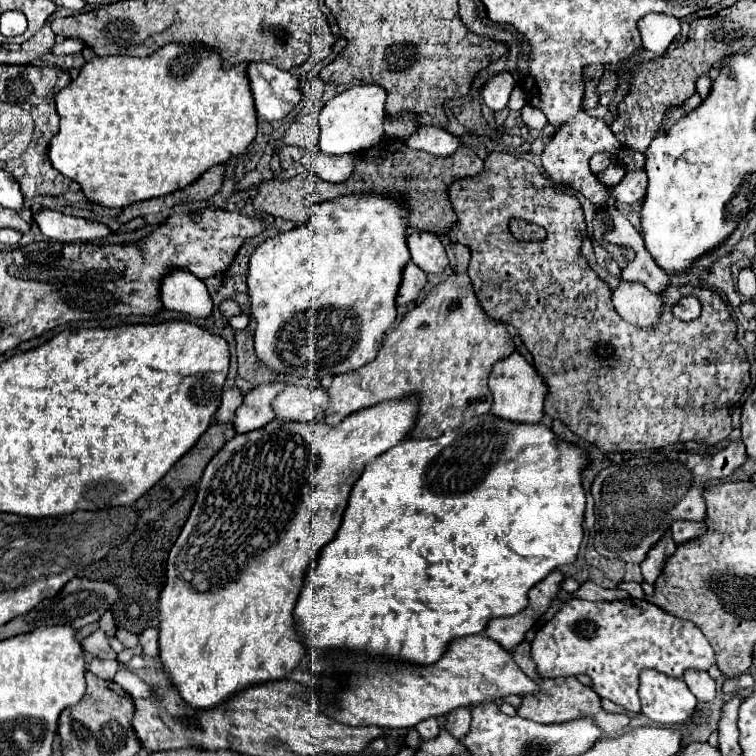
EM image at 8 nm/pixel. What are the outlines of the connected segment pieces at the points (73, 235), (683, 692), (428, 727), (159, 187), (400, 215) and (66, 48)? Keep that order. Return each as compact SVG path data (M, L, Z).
M47 209L35 215L35 219L45 237L61 243L89 243L95 239L103 239L111 233L103 223L87 221L81 217L69 217Z
M659 671L641 673L639 697L641 713L663 727L683 725L697 711L697 699L685 681L667 677Z
M433 717L433 719L427 719L419 725L415 725L415 729L419 731L419 737L423 741L429 741L429 739L435 739L439 735L439 721Z
M169 43L169 45L165 45L165 47L161 47L159 51L155 51L153 55L149 55L149 57L129 57L129 55L111 55L111 57L95 57L95 59L91 59L89 63L85 63L83 65L83 69L81 69L81 73L79 73L79 77L77 79L73 79L65 89L61 89L59 93L57 93L57 97L55 97L55 103L57 103L57 113L59 113L59 119L61 119L61 129L59 129L59 133L49 141L49 151L47 151L47 155L49 155L49 161L51 161L51 165L59 171L59 173L63 173L65 177L69 177L69 179L73 179L75 183L79 183L81 185L81 191L83 191L83 195L91 201L91 203L97 203L97 205L101 205L101 207L111 207L111 209L123 209L123 207L127 207L127 205L131 205L131 203L137 203L137 201L145 201L145 199L153 199L153 197L163 197L163 195L169 195L169 193L173 193L173 191L179 191L179 189L183 189L183 187L187 187L187 185L191 185L193 181L197 181L209 167L213 167L213 165L217 165L217 163L225 163L227 159L231 159L231 157L235 157L235 155L239 155L239 153L243 153L247 147L249 147L249 143L255 139L255 133L257 133L257 117L255 117L255 107L253 107L253 101L251 101L251 95L247 93L247 81L243 81L243 65L247 65L247 63L241 63L241 65L235 65L231 71L223 71L221 69L221 57L219 55L215 55L213 53L213 49L207 49L207 47L203 47L203 45L179 45L179 43Z
M351 195L351 197L337 197L319 205L311 207L311 219L307 225L291 229L287 233L277 235L275 239L267 239L261 243L251 259L249 259L249 309L251 317L255 319L255 353L259 361L271 369L277 375L293 375L293 377L313 377L313 379L323 379L325 375L339 375L347 371L355 371L367 361L375 359L375 353L379 351L379 345L383 341L385 331L393 325L397 311L395 311L395 297L401 281L401 271L403 265L407 265L409 249L407 249L407 213L403 213L403 205L395 201L395 197L383 197L383 195Z
M63 41L61 45L53 45L53 55L57 57L63 57L63 55L73 55L73 53L79 53L83 49L83 43L81 41Z

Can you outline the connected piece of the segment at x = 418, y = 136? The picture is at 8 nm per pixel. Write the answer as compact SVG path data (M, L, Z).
M435 126L418 127L404 142L405 144L420 144L420 148L425 148L427 153L435 153L435 155L451 155L459 147L459 139L455 135Z

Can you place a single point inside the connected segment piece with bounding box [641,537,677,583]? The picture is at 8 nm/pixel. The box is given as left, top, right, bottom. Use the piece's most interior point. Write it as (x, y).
(653, 565)

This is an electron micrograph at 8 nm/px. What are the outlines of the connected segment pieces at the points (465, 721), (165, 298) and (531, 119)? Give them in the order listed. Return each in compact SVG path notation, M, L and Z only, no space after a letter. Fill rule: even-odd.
M469 707L457 709L447 717L447 729L455 739L459 739L459 737L463 737L467 733L469 723L471 723L471 709Z
M171 271L161 283L161 301L165 309L193 315L197 319L209 319L213 313L213 301L205 283L187 271Z
M525 105L522 108L521 113L524 123L530 128L543 130L547 124L546 116L540 109L537 109L536 107Z

